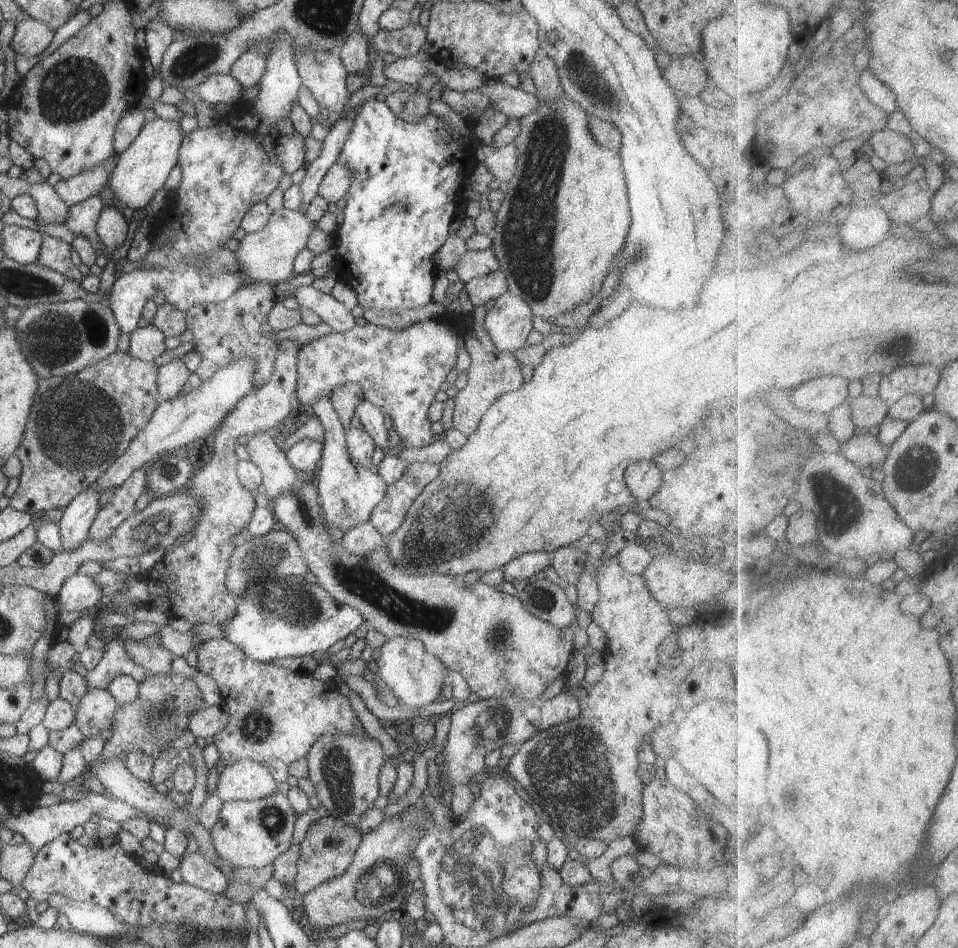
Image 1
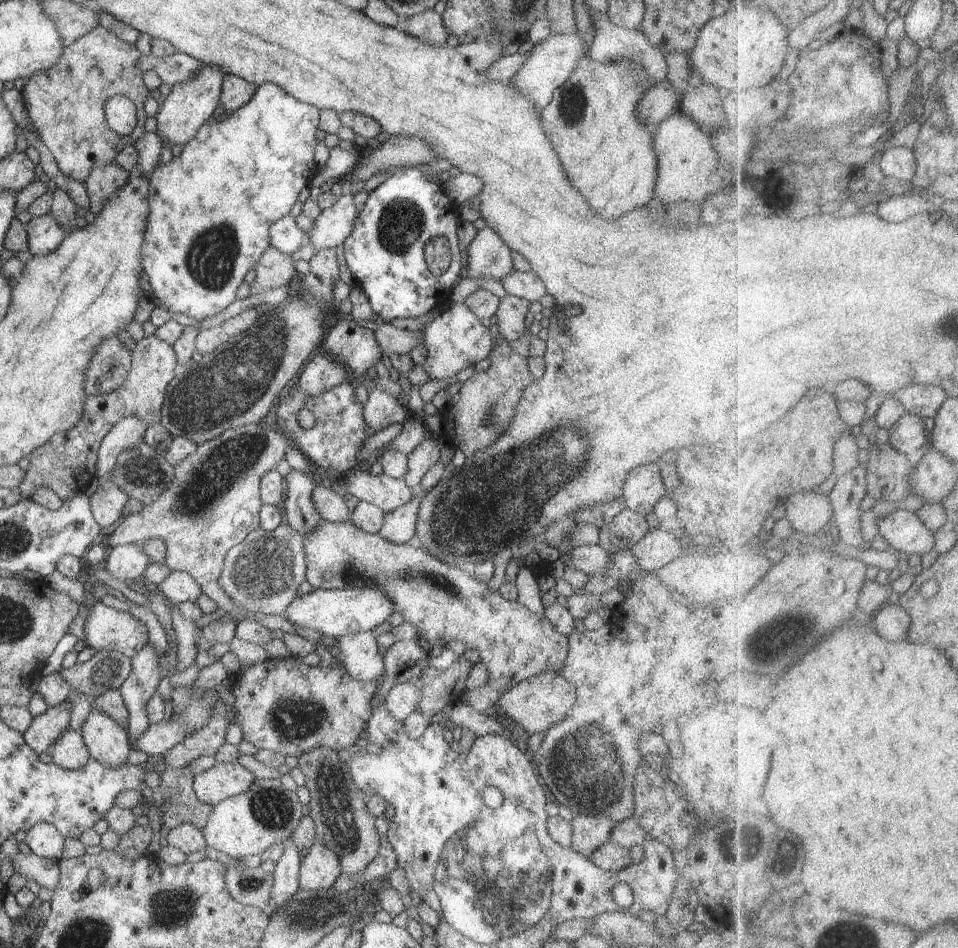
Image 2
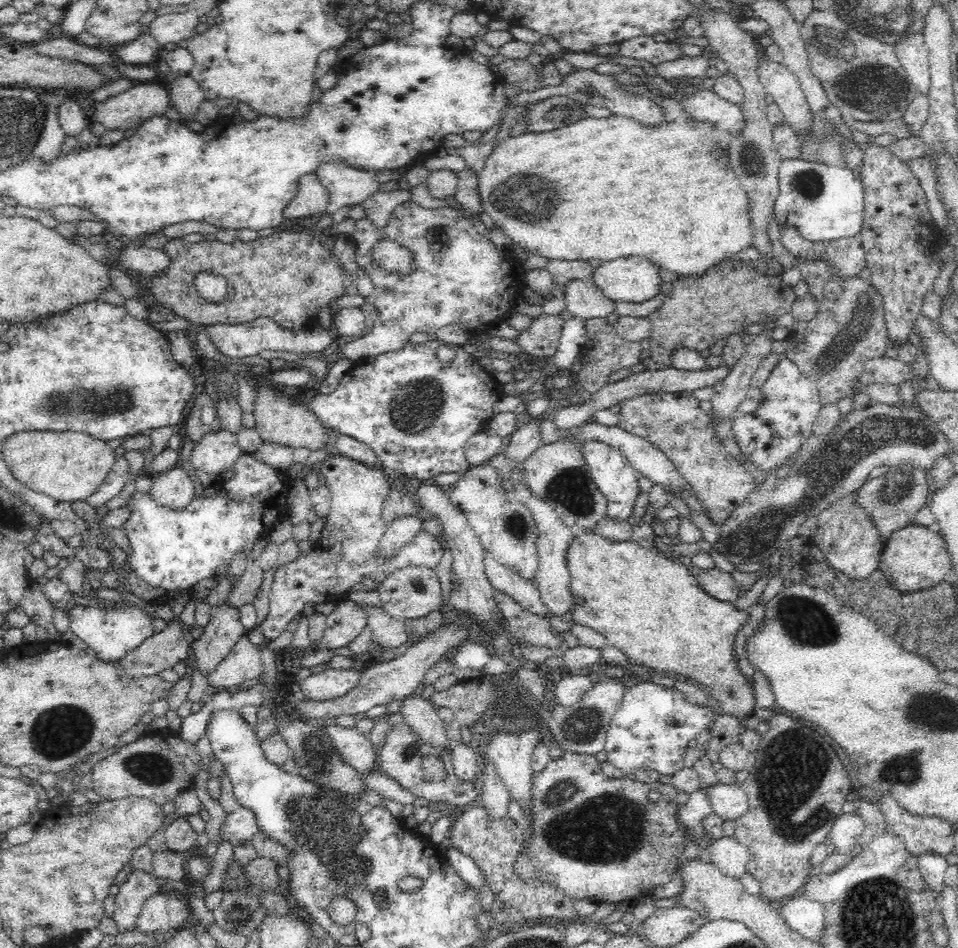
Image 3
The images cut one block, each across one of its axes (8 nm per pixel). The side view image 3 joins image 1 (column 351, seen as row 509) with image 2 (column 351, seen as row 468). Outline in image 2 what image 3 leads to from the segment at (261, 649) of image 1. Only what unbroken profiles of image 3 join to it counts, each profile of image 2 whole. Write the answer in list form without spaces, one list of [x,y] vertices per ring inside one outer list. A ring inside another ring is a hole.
[[[314,589],[310,593],[294,597],[285,608],[283,616],[294,627],[306,629],[306,634],[334,636],[353,635],[372,631],[393,613],[393,602],[377,589]]]

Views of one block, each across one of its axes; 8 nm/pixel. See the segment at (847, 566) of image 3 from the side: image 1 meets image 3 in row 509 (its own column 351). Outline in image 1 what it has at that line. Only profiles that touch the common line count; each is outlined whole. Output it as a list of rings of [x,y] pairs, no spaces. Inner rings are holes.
[[[338,816],[322,817],[314,822],[306,833],[306,838],[300,844],[298,859],[298,872],[294,880],[295,888],[300,894],[305,895],[312,892],[319,884],[327,883],[342,876],[354,860],[354,853],[362,842],[362,830],[352,824],[346,824]]]

